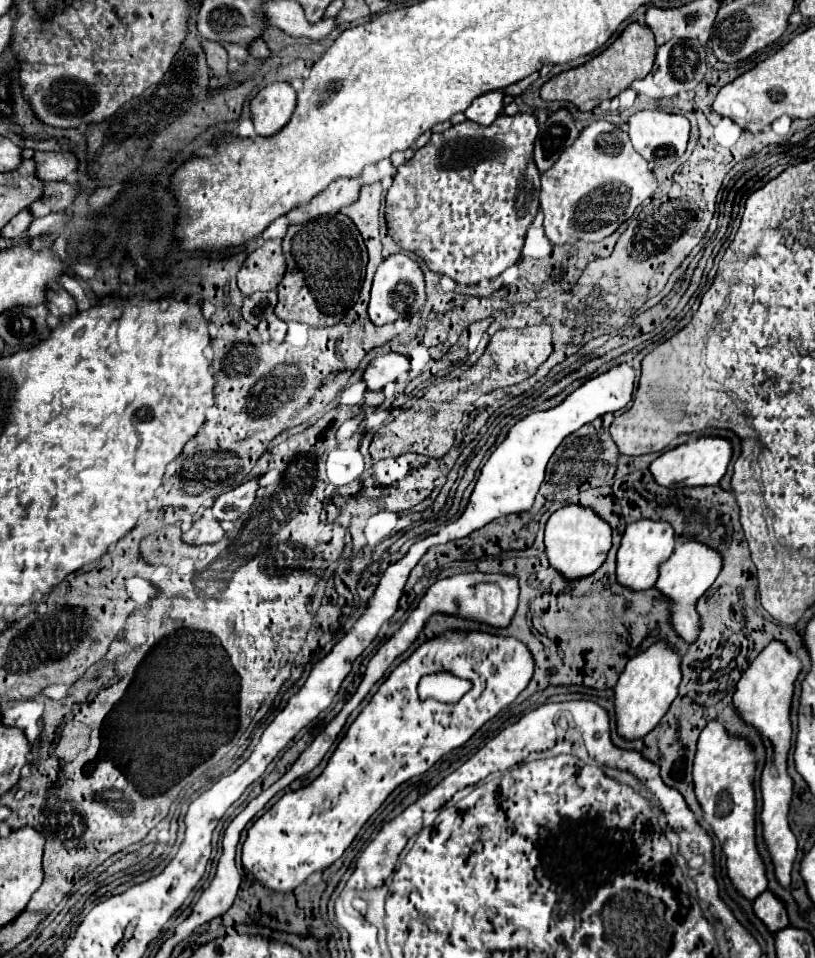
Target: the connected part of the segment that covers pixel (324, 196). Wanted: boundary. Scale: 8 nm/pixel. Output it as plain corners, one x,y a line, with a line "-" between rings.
337,179
335,183
329,185
327,191
319,193
311,203
299,205
295,211
289,211
285,217
289,225
295,225
325,213
337,213
341,207
353,203
359,197
359,187
361,179

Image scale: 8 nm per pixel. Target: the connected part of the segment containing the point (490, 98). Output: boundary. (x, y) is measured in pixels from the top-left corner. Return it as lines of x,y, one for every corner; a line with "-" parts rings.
499,89
499,91
489,91
489,93
483,93
479,95
467,109
465,109
465,117
469,121
475,121
479,125
491,125
493,119
497,119
497,115
501,113
503,109
503,97
505,97
505,91

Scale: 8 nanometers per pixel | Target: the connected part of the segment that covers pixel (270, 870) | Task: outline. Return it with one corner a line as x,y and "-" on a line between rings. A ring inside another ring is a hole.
451,629
441,633
439,637
421,643
409,659
405,659
391,671
391,675
371,697
367,707
351,723
345,737
333,751
325,771
311,785
283,795
263,817
259,817
251,825
243,843
243,867
265,889
273,893
289,893
297,889
313,871
325,871
327,867
331,867
351,845
365,821
383,805
383,801
397,785
411,777
423,775
445,753
467,743
483,723
493,719
505,707
509,707
517,699
517,695
529,685
533,677
533,667
535,659
529,647
517,637
503,637
485,631
-
435,671
453,671
459,677
471,679
473,689
465,693
465,697
455,705
439,703
433,699
421,701
417,697
417,681
423,675

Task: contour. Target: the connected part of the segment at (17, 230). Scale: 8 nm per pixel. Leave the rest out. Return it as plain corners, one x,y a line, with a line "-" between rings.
27,209
27,211
21,211
19,215
15,215
15,217
13,217
5,227
3,227
1,237
7,237
7,239
19,237
23,231
27,231
27,227
29,227
31,221
33,221
31,211
29,211
29,209

